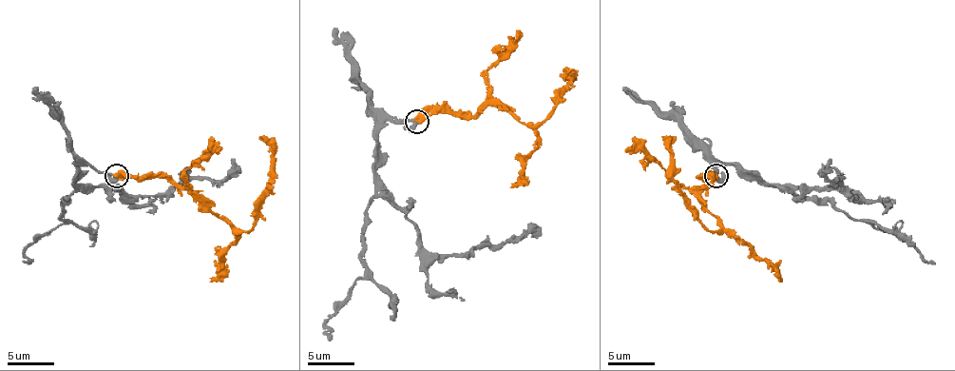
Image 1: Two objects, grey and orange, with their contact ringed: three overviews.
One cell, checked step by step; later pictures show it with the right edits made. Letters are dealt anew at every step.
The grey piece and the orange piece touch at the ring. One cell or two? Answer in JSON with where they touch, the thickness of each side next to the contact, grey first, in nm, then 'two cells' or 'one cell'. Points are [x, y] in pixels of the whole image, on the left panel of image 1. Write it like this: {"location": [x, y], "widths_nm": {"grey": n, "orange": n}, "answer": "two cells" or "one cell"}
{"location": [117, 175], "widths_nm": {"grey": 240, "orange": 550}, "answer": "one cell"}

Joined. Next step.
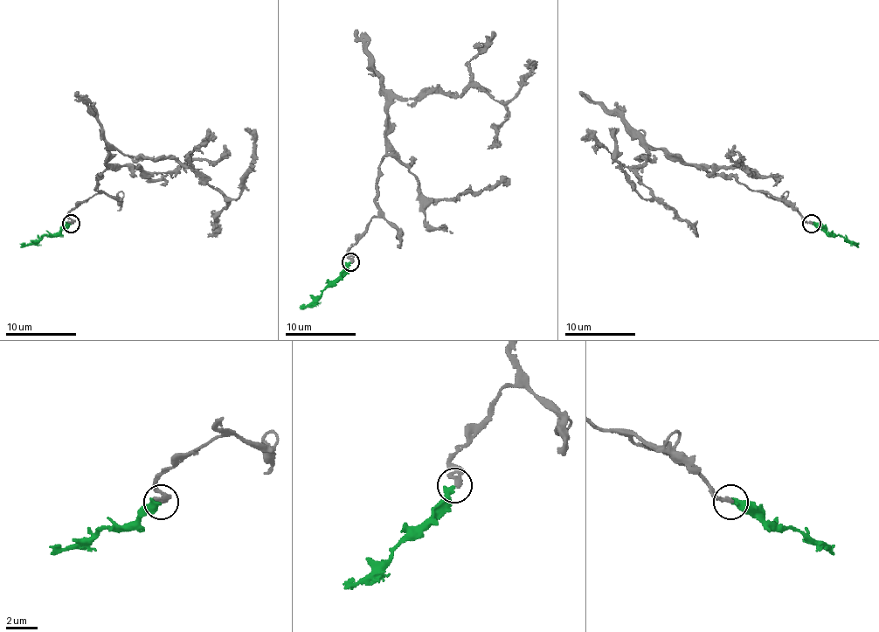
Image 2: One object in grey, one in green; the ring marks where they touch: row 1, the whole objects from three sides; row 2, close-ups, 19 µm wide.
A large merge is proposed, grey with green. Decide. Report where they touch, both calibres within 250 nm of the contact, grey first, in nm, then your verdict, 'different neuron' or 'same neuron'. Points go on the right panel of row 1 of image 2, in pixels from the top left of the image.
(812, 224) | 280/360 nm | same neuron

